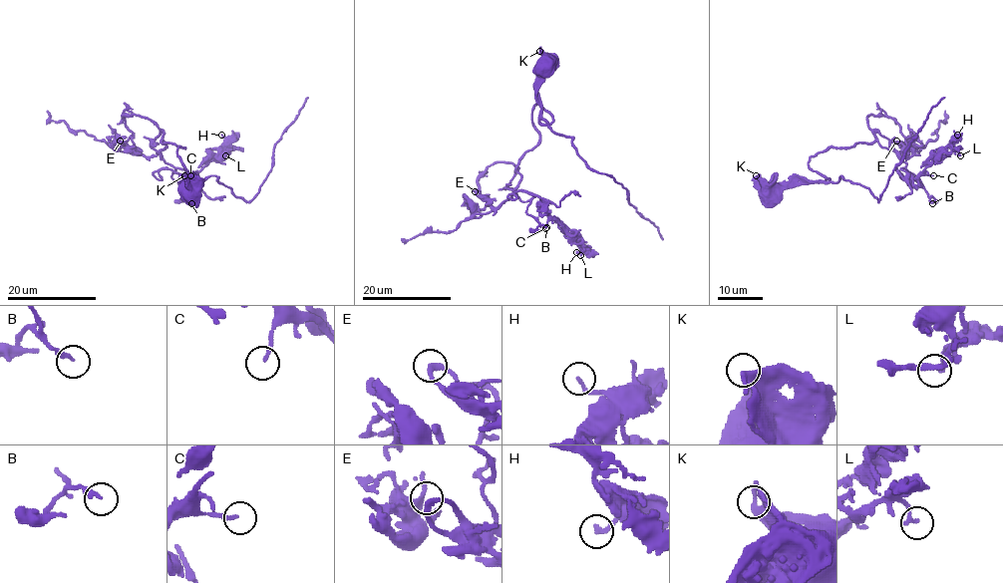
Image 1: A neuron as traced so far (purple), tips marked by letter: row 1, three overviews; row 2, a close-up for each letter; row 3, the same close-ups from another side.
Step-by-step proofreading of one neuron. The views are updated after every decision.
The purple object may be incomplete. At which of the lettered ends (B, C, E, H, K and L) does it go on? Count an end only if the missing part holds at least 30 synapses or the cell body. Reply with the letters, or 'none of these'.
none of these

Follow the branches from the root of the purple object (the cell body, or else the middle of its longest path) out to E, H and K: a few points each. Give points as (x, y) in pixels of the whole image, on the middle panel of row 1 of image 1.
E: (548, 64), (535, 100), (553, 120), (534, 106), (539, 142), (519, 160), (517, 188), (496, 208), (475, 191)
H: (548, 64), (535, 100), (553, 120), (534, 106), (539, 142), (519, 160), (515, 194), (537, 195), (576, 252)
K: (548, 64), (539, 51)

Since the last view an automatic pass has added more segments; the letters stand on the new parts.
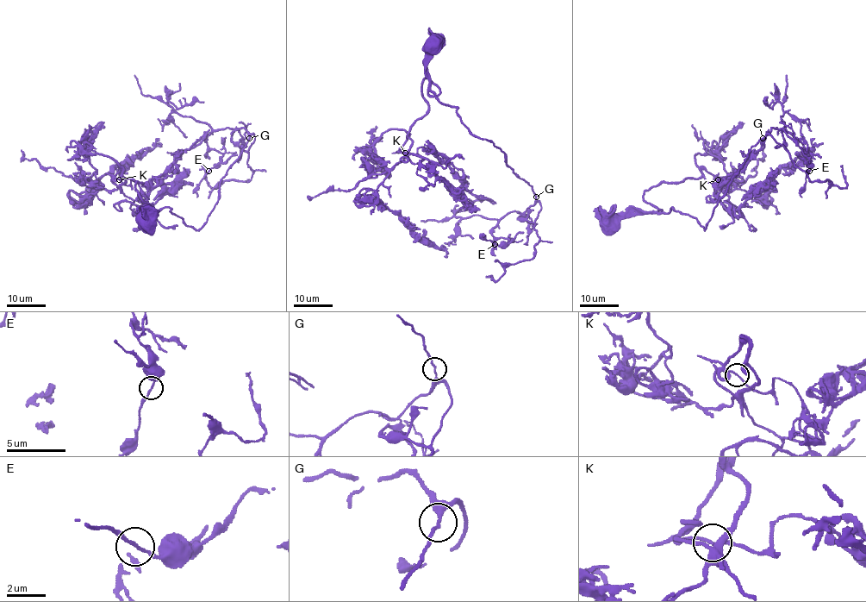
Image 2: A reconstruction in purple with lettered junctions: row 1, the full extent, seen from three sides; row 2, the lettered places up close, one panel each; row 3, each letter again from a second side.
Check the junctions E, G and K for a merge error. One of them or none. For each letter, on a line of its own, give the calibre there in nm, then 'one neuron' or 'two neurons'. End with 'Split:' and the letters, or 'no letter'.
E: 140 nm thick; one neuron
G: 140 nm thick; one neuron
K: 140 nm thick; one neuron
Split: no letter

